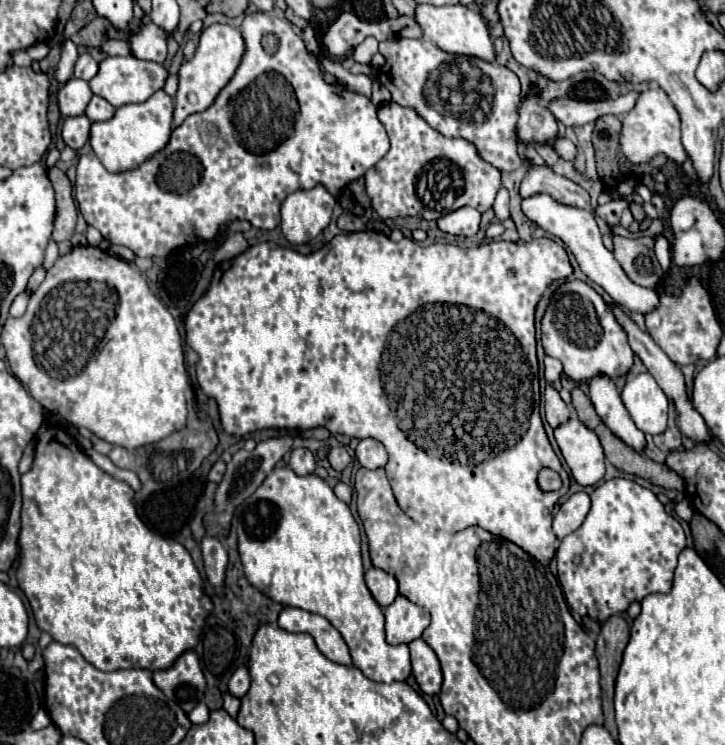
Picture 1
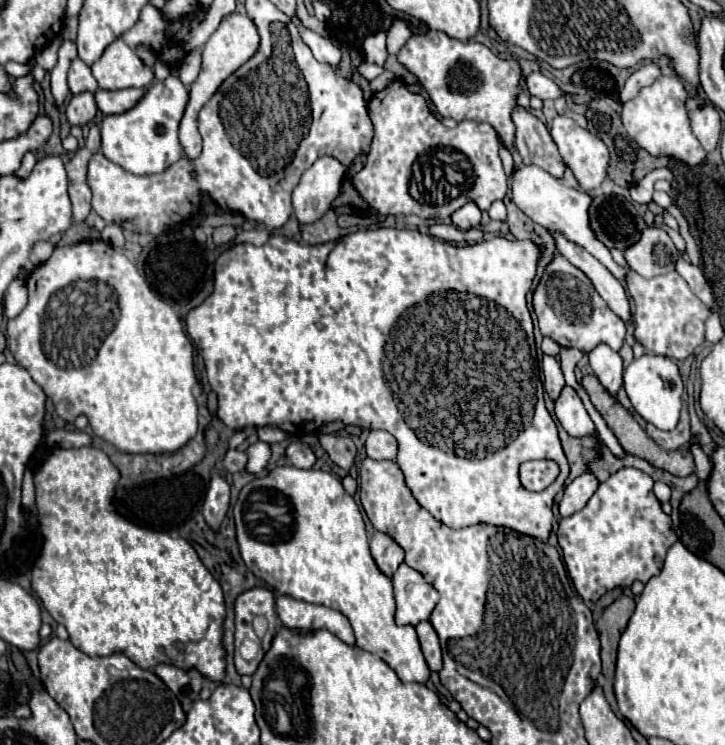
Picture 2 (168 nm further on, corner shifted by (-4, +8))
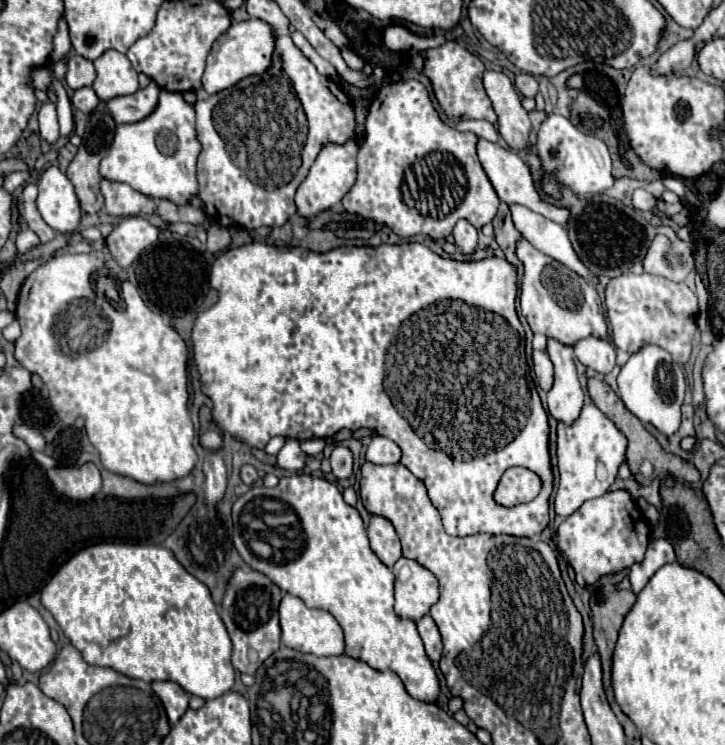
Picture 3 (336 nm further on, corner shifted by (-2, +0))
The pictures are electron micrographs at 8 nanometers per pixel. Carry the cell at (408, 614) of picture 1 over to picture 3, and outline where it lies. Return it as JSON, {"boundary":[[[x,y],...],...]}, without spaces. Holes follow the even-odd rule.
{"boundary":[[[401,558],[391,568],[395,574],[395,612],[405,620],[421,620],[439,600],[437,578],[415,560]]]}

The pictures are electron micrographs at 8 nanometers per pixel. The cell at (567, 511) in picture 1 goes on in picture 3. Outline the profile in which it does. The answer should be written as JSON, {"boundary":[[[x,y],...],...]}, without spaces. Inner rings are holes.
{"boundary":[[[587,404],[581,410],[577,424],[557,428],[557,458],[559,458],[559,488],[555,496],[555,512],[563,518],[571,516],[585,500],[603,496],[613,480],[617,468],[625,460],[627,440],[615,424],[595,406]]]}

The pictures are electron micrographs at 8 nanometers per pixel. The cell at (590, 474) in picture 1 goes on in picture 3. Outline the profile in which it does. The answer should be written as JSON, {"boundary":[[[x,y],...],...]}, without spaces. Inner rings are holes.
{"boundary":[[[549,338],[547,352],[555,366],[555,384],[547,392],[549,414],[557,422],[571,426],[579,418],[583,408],[583,392],[573,364],[573,348]]]}

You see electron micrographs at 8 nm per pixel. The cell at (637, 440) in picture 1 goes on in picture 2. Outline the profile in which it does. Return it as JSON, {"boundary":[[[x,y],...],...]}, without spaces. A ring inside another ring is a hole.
{"boundary":[[[599,344],[587,356],[599,382],[607,388],[609,394],[615,396],[617,390],[623,386],[623,360],[619,352],[615,352],[607,344]]]}

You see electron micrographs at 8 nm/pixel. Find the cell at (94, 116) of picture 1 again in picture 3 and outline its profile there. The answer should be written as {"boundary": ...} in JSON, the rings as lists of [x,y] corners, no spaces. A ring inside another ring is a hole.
{"boundary":[[[151,82],[147,88],[137,90],[131,96],[117,96],[107,102],[107,112],[113,116],[117,124],[127,124],[127,122],[139,122],[145,116],[149,116],[157,104],[159,96],[159,86]]]}

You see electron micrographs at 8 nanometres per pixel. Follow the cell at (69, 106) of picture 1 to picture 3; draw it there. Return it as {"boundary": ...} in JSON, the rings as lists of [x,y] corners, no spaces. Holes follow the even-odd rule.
{"boundary":[[[73,54],[69,58],[69,64],[67,64],[67,86],[73,88],[73,90],[79,90],[83,86],[91,86],[95,82],[95,70],[93,70],[93,62]]]}

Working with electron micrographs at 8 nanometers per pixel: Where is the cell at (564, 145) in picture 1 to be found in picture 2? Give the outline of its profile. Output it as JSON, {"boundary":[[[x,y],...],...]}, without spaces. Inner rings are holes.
{"boundary":[[[557,114],[557,116],[553,118],[549,132],[551,132],[551,138],[553,138],[553,142],[557,144],[557,148],[559,148],[559,152],[561,152],[563,162],[571,168],[571,172],[573,172],[573,176],[577,178],[579,186],[581,186],[585,192],[595,190],[593,186],[599,184],[599,182],[605,178],[605,172],[607,172],[607,166],[609,166],[609,150],[607,150],[605,142],[603,142],[599,136],[591,134],[589,130],[581,128],[573,118],[561,116],[561,114]]]}

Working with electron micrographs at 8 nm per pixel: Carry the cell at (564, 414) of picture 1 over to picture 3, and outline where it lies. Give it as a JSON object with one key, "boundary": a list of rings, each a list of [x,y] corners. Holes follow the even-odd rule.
{"boundary":[[[537,350],[533,352],[533,370],[535,370],[539,386],[545,392],[549,392],[553,386],[553,362],[549,360],[547,352],[537,352]]]}

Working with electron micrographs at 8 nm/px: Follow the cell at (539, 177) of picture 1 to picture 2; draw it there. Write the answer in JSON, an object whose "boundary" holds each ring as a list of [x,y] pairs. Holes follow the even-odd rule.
{"boundary":[[[519,104],[511,112],[511,120],[515,124],[515,146],[523,156],[523,162],[537,164],[551,176],[561,178],[565,164],[545,124]]]}

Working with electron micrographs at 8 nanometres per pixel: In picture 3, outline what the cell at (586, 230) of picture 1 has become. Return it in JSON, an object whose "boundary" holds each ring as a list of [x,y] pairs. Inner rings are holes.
{"boundary":[[[479,138],[477,152],[479,152],[479,160],[481,160],[483,170],[487,172],[487,176],[489,176],[489,180],[491,180],[495,192],[499,194],[499,198],[501,198],[503,202],[507,202],[507,204],[519,204],[519,206],[525,206],[525,208],[529,208],[529,210],[533,210],[533,212],[539,212],[539,214],[543,214],[545,218],[549,218],[549,220],[561,224],[561,226],[567,230],[567,222],[569,222],[569,216],[571,216],[571,214],[569,214],[569,208],[557,206],[557,204],[547,202],[547,200],[541,198],[537,186],[535,186],[535,180],[533,180],[533,176],[531,176],[529,166],[521,160],[521,156],[519,156],[517,152],[507,150],[507,148],[503,148],[501,144],[487,142],[487,140],[483,140],[483,138]]]}

